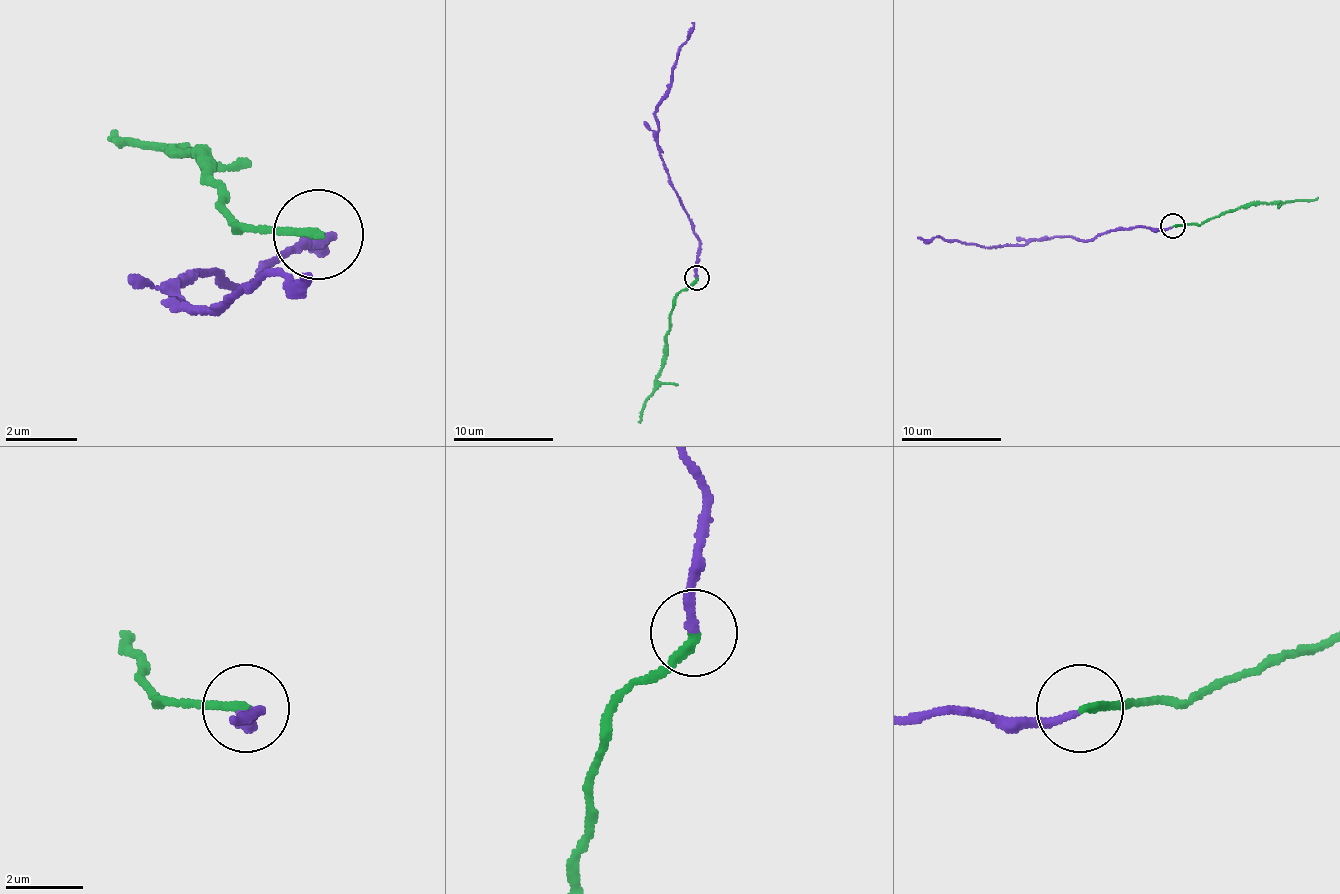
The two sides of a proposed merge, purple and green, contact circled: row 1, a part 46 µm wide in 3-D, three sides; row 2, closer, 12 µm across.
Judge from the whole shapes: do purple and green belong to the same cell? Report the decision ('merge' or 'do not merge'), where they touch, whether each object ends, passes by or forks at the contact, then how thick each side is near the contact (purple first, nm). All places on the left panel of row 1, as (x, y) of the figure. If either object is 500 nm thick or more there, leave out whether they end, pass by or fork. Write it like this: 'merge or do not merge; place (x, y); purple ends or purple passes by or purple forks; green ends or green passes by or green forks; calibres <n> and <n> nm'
merge; place (318, 234); purple ends; green ends; calibres 190 and 200 nm

